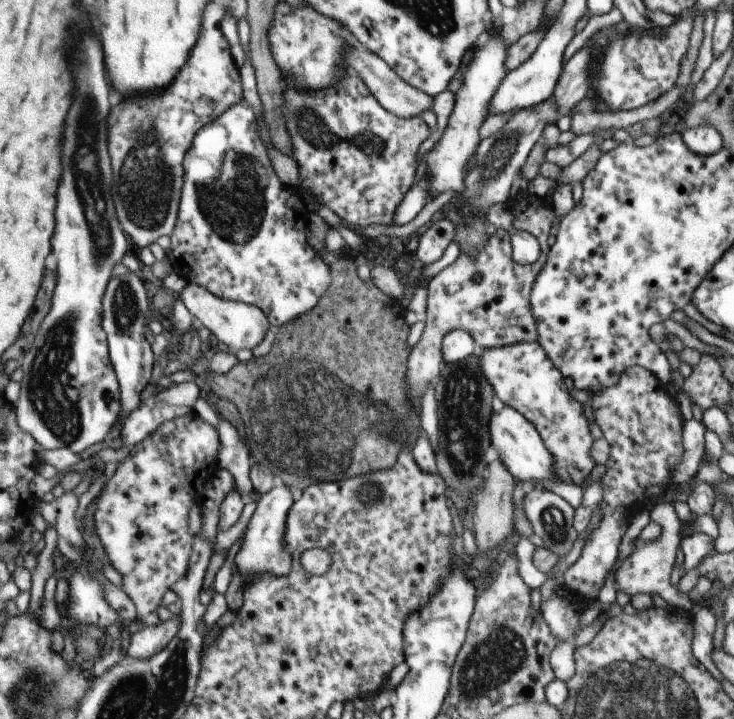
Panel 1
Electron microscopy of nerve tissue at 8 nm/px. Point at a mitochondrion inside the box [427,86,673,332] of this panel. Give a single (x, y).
(499, 154)

